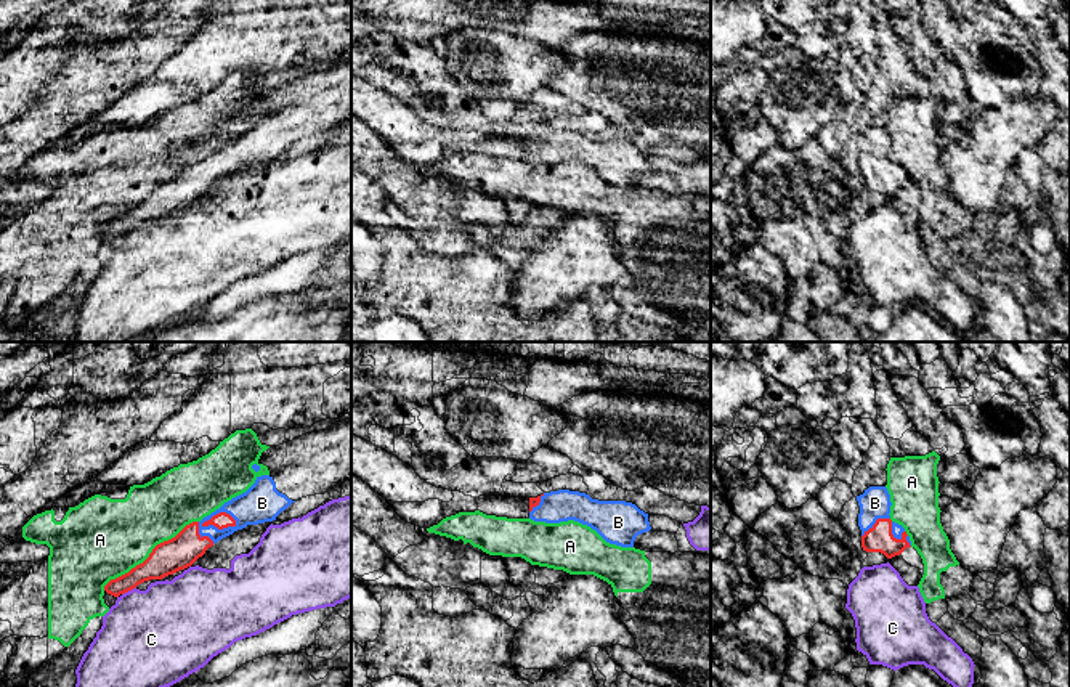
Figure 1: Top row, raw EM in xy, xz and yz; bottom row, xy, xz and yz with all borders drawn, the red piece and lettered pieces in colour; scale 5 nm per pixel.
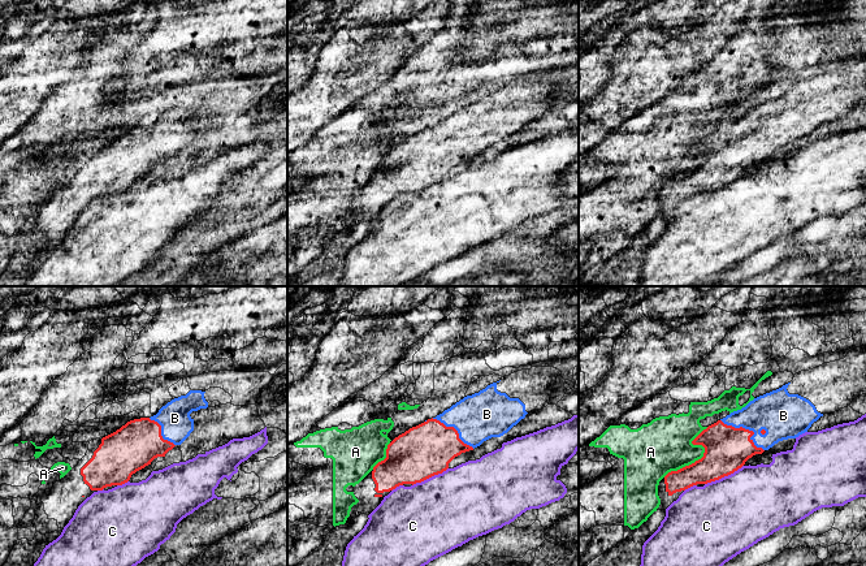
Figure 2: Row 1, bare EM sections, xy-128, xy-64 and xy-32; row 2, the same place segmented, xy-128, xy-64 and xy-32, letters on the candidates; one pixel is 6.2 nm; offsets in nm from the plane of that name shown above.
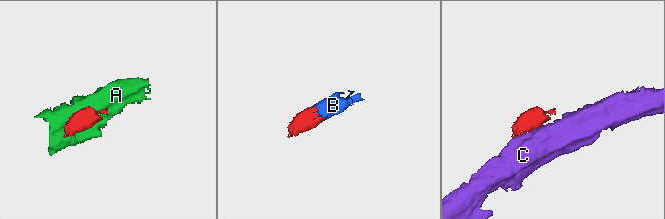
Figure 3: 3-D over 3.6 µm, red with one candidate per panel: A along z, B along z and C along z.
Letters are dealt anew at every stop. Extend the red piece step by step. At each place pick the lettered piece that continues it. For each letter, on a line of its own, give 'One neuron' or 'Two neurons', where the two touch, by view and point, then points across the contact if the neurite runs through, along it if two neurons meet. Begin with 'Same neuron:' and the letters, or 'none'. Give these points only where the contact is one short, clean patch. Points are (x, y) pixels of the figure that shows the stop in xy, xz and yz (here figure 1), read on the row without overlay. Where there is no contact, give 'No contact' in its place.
Same neuron: B
A: Two neurons. Touches red at xy (149, 195)
B: One neuron. Touches red at xy (215, 166)
C: Two neurons. Touches red at xy (129, 230). Boundary: xy (135, 227), (122, 235)

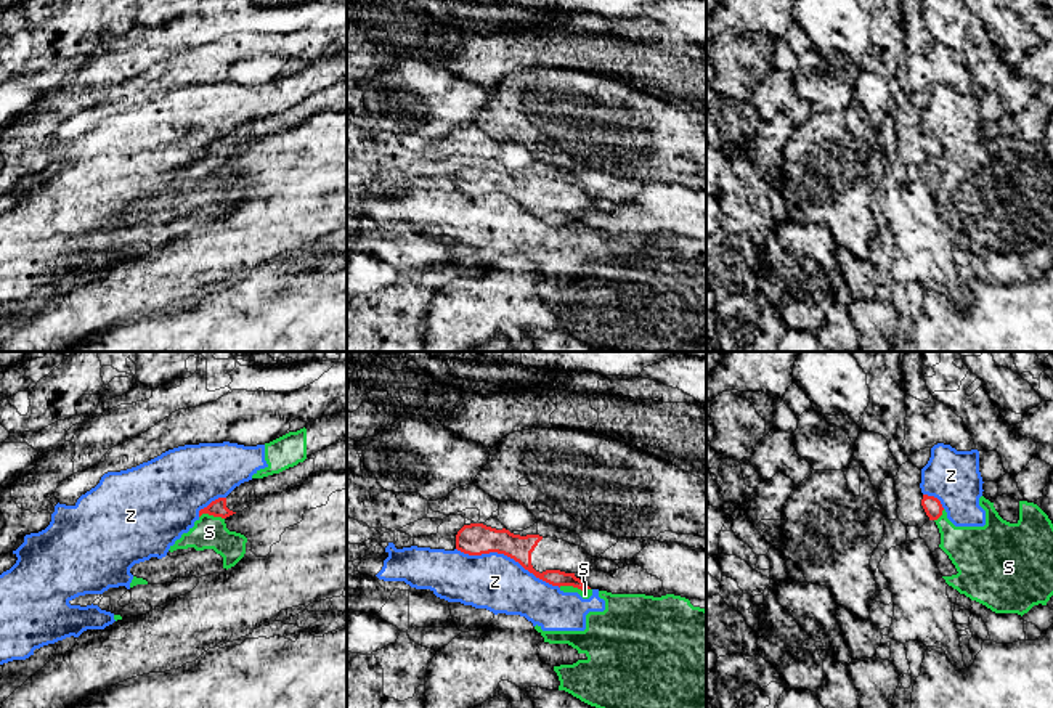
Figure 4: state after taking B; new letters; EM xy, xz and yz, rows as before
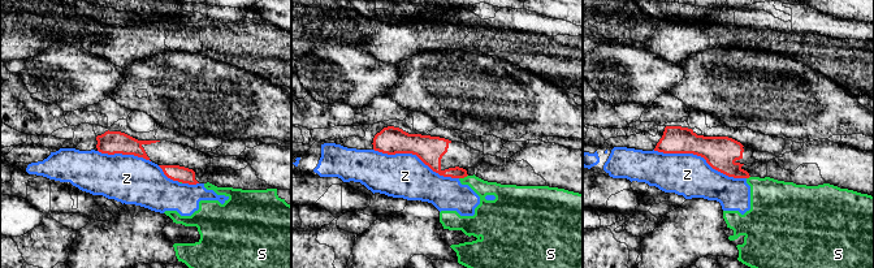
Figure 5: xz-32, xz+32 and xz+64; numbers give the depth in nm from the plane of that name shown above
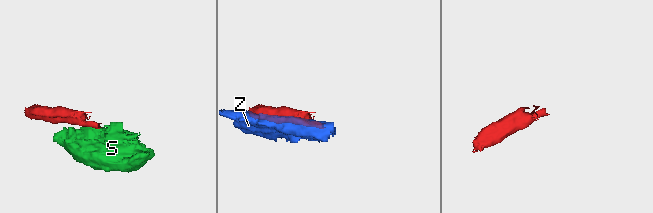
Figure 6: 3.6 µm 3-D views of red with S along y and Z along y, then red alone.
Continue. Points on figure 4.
Same neuron: none
S: Two neurons. Touches red at xz (575, 227). Boundary: xz (559, 227), (589, 230)
Z: Two neurons. Touches red at xz (508, 196)

